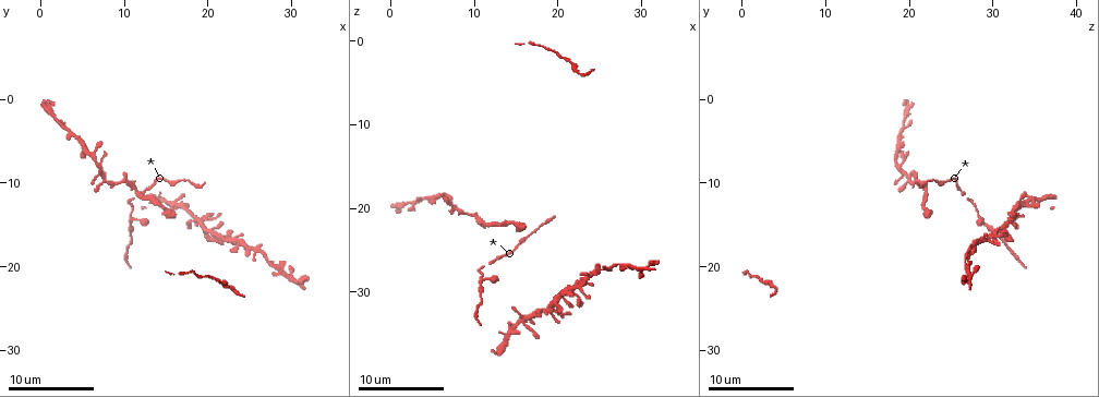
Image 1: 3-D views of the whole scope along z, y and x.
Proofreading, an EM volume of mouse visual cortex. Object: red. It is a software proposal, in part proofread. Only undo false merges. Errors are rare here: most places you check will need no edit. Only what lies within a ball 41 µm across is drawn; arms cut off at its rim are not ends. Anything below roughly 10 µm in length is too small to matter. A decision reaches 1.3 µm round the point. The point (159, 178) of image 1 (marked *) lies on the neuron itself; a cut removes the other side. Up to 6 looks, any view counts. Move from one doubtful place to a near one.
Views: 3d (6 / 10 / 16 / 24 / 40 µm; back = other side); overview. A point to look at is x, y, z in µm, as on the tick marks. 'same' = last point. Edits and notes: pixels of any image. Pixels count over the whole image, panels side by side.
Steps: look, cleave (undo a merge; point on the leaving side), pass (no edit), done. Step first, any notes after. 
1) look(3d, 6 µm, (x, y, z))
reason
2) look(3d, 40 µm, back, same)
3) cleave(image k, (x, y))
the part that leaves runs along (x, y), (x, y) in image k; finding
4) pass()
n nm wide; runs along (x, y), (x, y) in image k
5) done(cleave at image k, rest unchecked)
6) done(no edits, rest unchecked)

look(3d, 10 µm, (11.0, 14.4, 28.4))
three arms meet

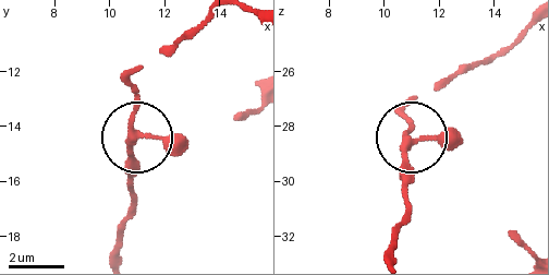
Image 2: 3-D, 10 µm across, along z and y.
pass()
210 nm wide; runs along (197, 23), (133, 72), (133, 203) in image 2; all the same neuron

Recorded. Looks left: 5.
look(3d, 16 µm, (15.6, 12.8, 33.8))
four or more arms meet

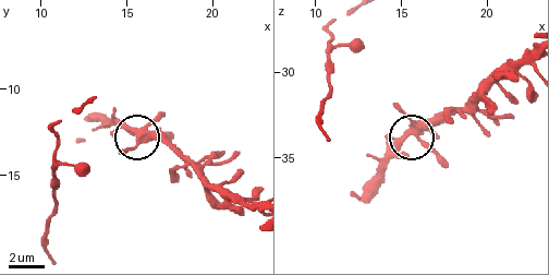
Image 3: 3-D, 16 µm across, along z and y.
pass()
5 arms; one neuron here

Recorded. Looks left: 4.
look(3d, 6 µm, (15.4, 10.0, 24.4))
sudden change in width

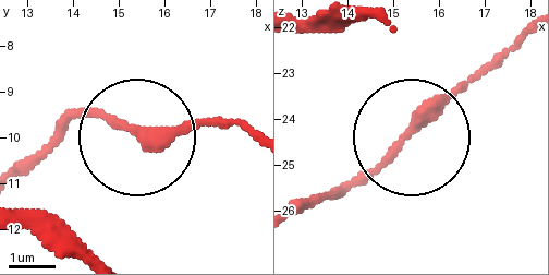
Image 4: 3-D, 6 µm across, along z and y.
pass()
continuous, no second neuron

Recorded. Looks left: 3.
done(no edits, rest unchecked)

